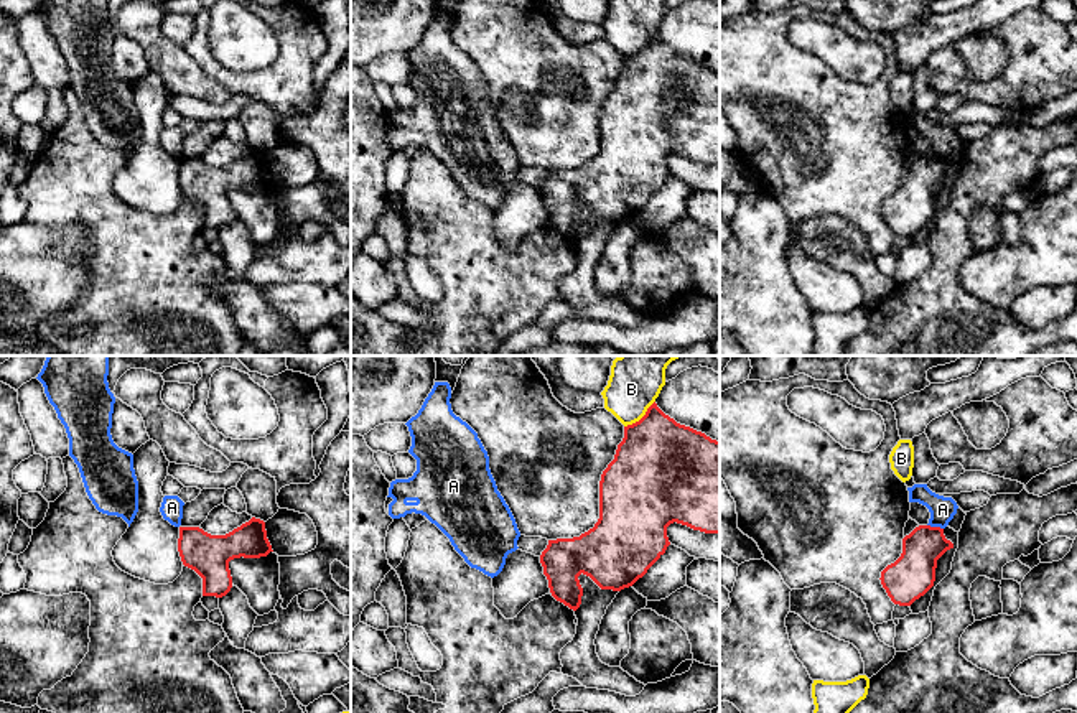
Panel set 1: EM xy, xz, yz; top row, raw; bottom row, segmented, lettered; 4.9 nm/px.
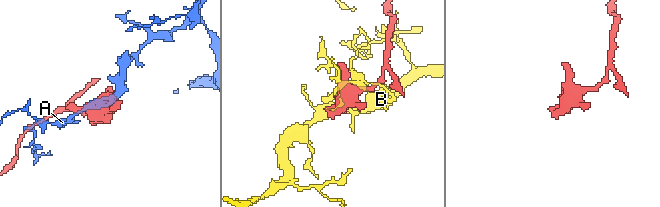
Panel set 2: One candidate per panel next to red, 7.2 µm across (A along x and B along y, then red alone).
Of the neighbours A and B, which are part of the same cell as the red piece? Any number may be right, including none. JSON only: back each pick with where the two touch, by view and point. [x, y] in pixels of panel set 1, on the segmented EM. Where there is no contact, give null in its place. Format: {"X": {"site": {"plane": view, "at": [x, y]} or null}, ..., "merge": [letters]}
{"merge": []}

